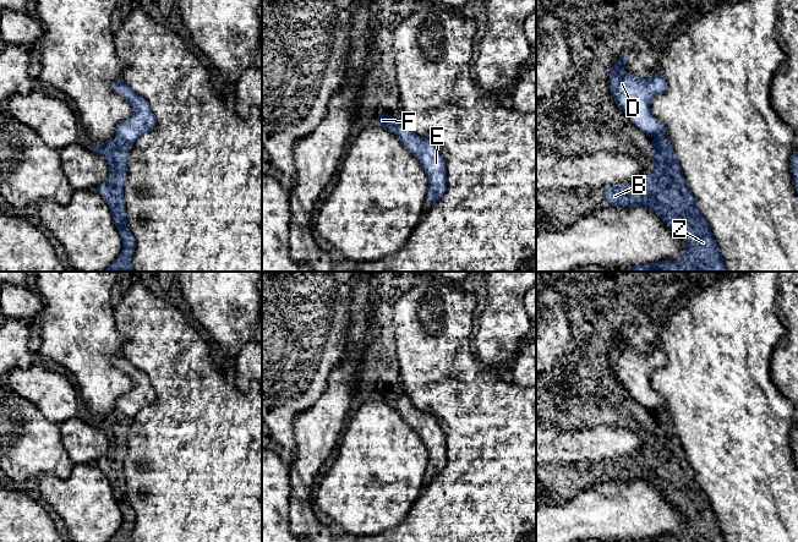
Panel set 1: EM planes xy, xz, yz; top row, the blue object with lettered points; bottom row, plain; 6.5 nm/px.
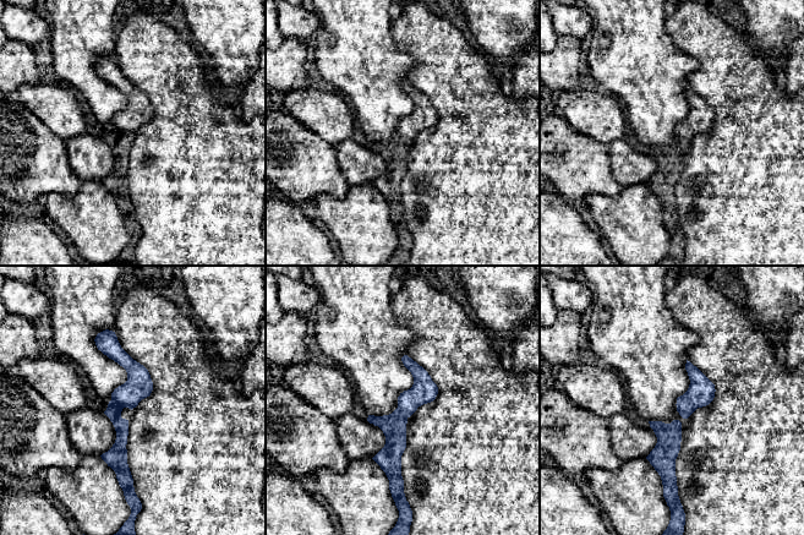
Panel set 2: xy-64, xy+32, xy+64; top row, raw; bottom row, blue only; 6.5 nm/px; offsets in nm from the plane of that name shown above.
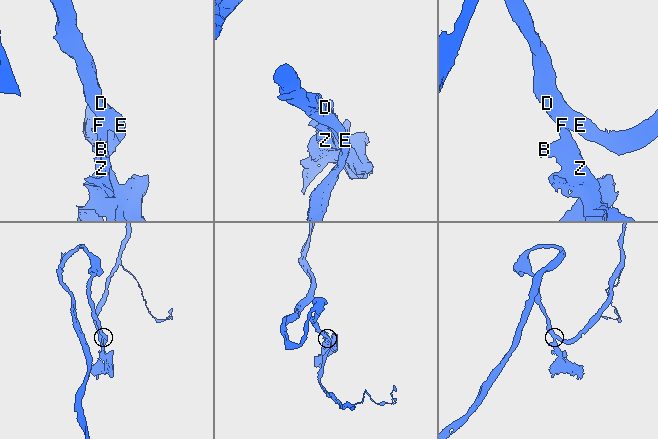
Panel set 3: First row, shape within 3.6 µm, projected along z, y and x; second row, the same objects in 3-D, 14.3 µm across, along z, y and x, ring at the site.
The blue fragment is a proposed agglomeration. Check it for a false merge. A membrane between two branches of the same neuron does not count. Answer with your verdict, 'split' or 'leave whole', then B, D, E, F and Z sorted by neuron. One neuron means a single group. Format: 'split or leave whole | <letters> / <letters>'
split | B F Z / D E

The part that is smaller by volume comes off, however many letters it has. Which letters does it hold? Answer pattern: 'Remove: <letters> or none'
Remove: B, F, Z

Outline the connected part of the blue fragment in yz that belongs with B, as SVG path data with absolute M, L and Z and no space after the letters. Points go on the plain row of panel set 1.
M657 410L651 418L652 448L632 456L603 461L606 476L608 481L628 480L652 483L683 514L684 526L678 535L638 538L632 542L726 542L709 496L698 483L696 473L685 456L671 416L663 410Z

